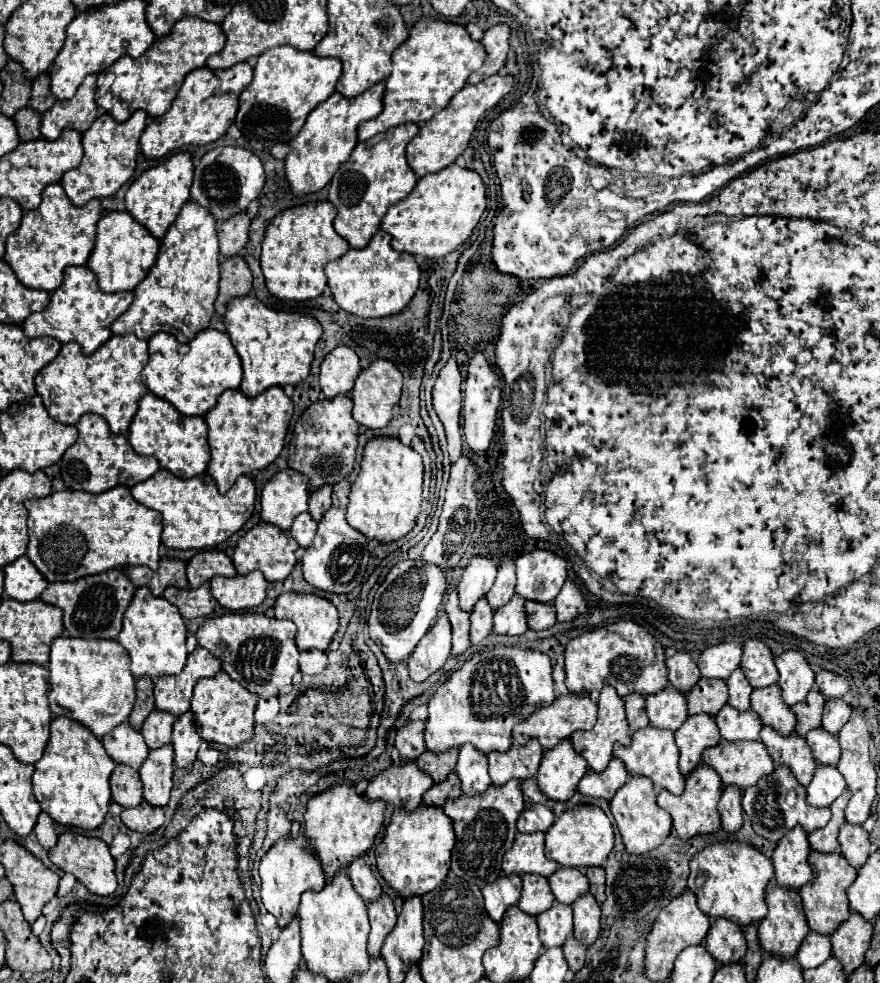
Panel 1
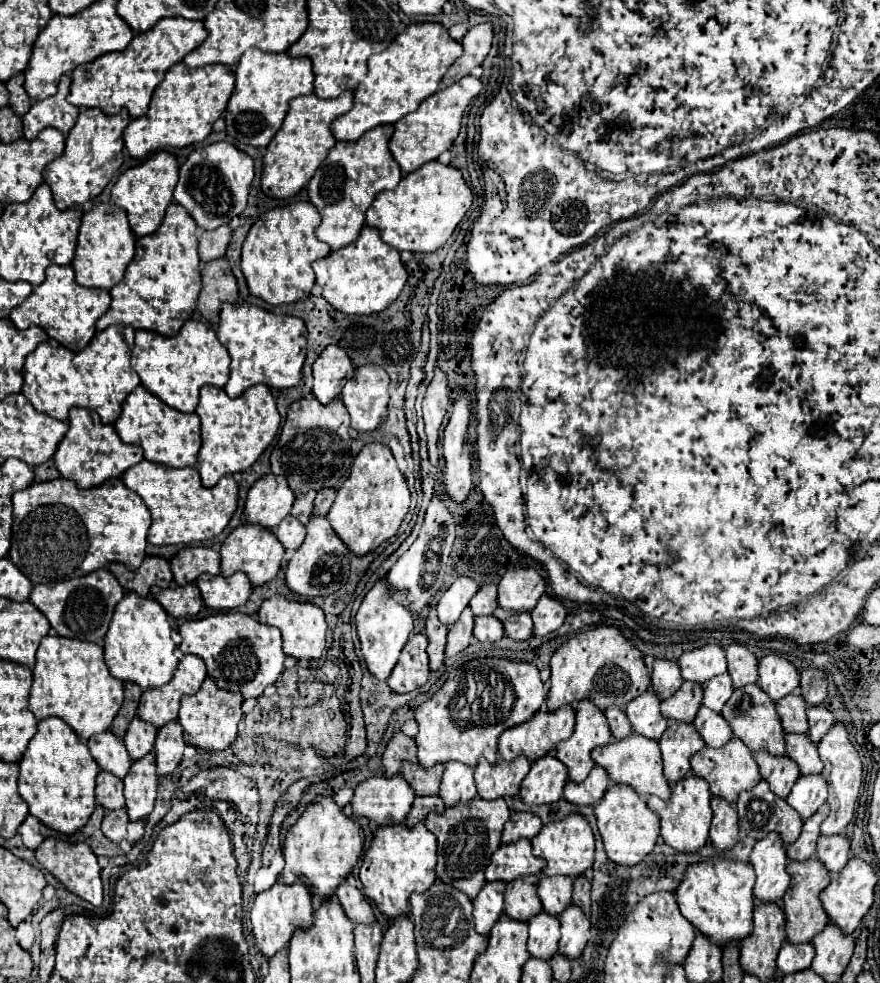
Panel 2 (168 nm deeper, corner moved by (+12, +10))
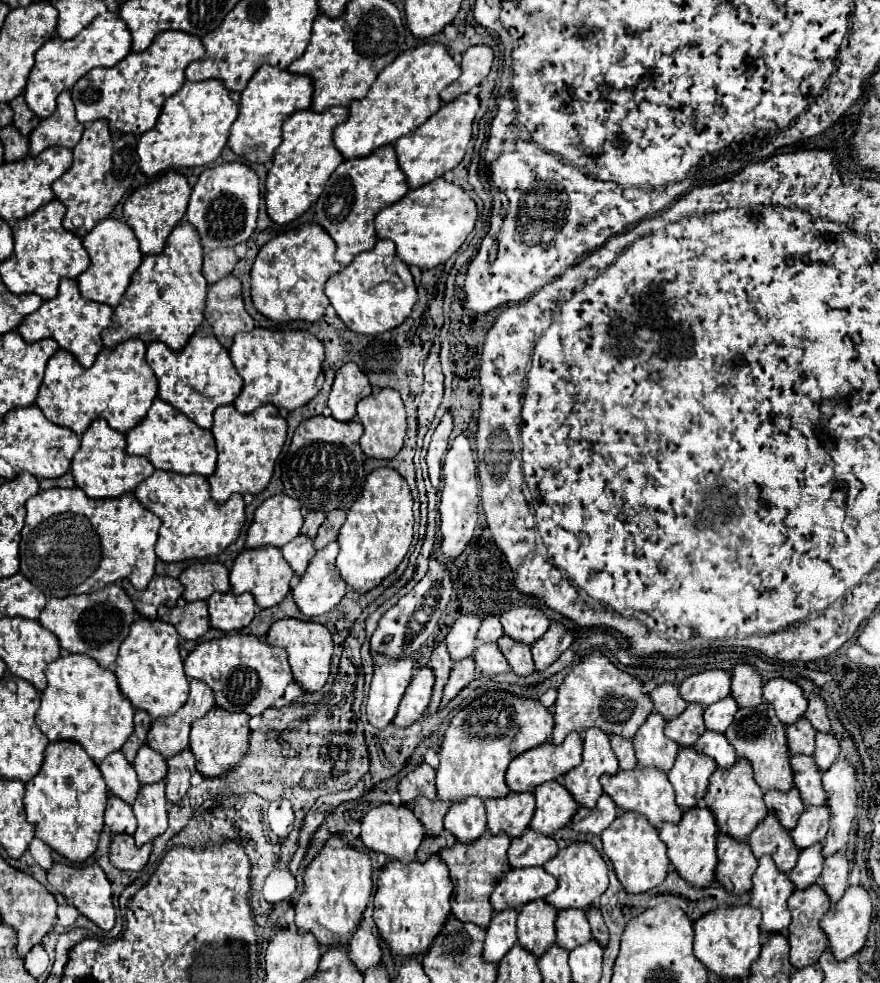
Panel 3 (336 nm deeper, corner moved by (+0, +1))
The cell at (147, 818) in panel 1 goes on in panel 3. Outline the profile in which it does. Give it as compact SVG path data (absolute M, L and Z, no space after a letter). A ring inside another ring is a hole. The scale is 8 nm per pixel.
M114 834L110 844L110 862L120 870L142 870L150 858L152 844L136 846L130 834Z

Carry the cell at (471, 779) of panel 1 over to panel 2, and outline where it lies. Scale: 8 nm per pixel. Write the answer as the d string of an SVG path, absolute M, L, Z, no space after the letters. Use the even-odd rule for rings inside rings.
M446 763L446 771L440 785L440 799L446 807L452 805L468 805L476 797L474 785L474 769L462 763Z

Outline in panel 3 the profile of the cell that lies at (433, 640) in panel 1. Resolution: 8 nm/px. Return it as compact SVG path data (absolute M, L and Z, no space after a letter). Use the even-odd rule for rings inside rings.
M428 666L418 668L414 672L410 686L406 688L406 692L402 696L394 722L398 726L408 726L408 724L416 722L430 704L432 688L434 688L434 670Z

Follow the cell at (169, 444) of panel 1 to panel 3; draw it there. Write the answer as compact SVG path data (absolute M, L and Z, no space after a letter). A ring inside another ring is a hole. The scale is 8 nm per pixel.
M160 398L152 402L142 422L126 432L126 440L128 454L146 456L154 464L154 468L160 470L172 470L180 474L202 474L208 478L216 468L216 444L212 432L196 426L192 420L184 418L184 414L180 414L176 408L172 408Z

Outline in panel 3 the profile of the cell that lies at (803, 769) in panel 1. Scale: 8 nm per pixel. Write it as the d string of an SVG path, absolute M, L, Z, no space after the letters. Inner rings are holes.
M794 788L788 790L788 792L782 792L782 790L768 790L764 794L764 800L766 800L766 806L768 806L768 812L776 812L780 822L792 830L800 818L800 814L804 812L804 804L800 800L800 792L796 792Z

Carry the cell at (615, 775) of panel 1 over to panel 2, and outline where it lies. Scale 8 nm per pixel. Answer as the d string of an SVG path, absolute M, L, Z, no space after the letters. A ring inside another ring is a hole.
M592 769L588 779L580 785L568 781L564 787L564 799L574 805L596 805L608 789L608 775L604 769Z

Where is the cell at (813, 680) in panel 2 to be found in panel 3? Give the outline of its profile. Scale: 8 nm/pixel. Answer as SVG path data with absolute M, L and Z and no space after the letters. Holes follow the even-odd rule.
M810 694L810 704L808 704L808 710L806 710L806 716L808 720L812 722L812 726L820 732L830 732L830 720L828 720L828 708L826 708L826 702L822 700L822 696L818 694Z

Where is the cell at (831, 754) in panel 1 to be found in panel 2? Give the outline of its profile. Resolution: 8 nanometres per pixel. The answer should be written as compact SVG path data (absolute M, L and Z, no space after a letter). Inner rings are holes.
M786 735L786 755L796 761L800 775L818 775L822 773L822 761L818 757L816 745L808 739L808 735Z

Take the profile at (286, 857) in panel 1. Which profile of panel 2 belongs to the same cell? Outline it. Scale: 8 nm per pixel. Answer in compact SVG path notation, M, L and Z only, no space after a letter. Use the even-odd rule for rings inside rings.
M278 881L272 889L256 895L254 905L250 909L250 921L252 921L252 935L256 939L256 947L258 951L270 959L274 957L278 951L286 949L292 935L302 929L310 929L312 925L312 897L310 897L310 889L302 883L294 883L294 885L284 885L282 881Z

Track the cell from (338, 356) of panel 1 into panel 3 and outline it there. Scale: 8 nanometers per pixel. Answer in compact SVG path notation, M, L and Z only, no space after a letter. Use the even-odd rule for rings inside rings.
M352 362L336 370L334 384L328 396L328 408L332 416L340 422L348 422L356 416L356 404L360 398L366 398L372 392L366 374Z

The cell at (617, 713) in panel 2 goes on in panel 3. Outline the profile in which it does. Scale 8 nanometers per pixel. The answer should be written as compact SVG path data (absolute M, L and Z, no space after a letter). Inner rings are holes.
M612 734L610 736L610 744L612 744L612 750L616 752L618 756L618 762L620 762L620 768L622 770L632 770L636 766L636 754L634 754L634 746L628 738L622 738L618 734Z

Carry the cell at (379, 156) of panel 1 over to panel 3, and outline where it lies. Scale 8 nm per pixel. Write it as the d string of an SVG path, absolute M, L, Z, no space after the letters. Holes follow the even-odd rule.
M392 144L380 146L368 156L344 160L342 166L334 170L316 202L316 218L318 224L334 238L336 260L342 266L350 264L360 252L374 248L378 240L374 232L374 216L382 208L398 202L406 192L406 176L398 166L398 158Z

